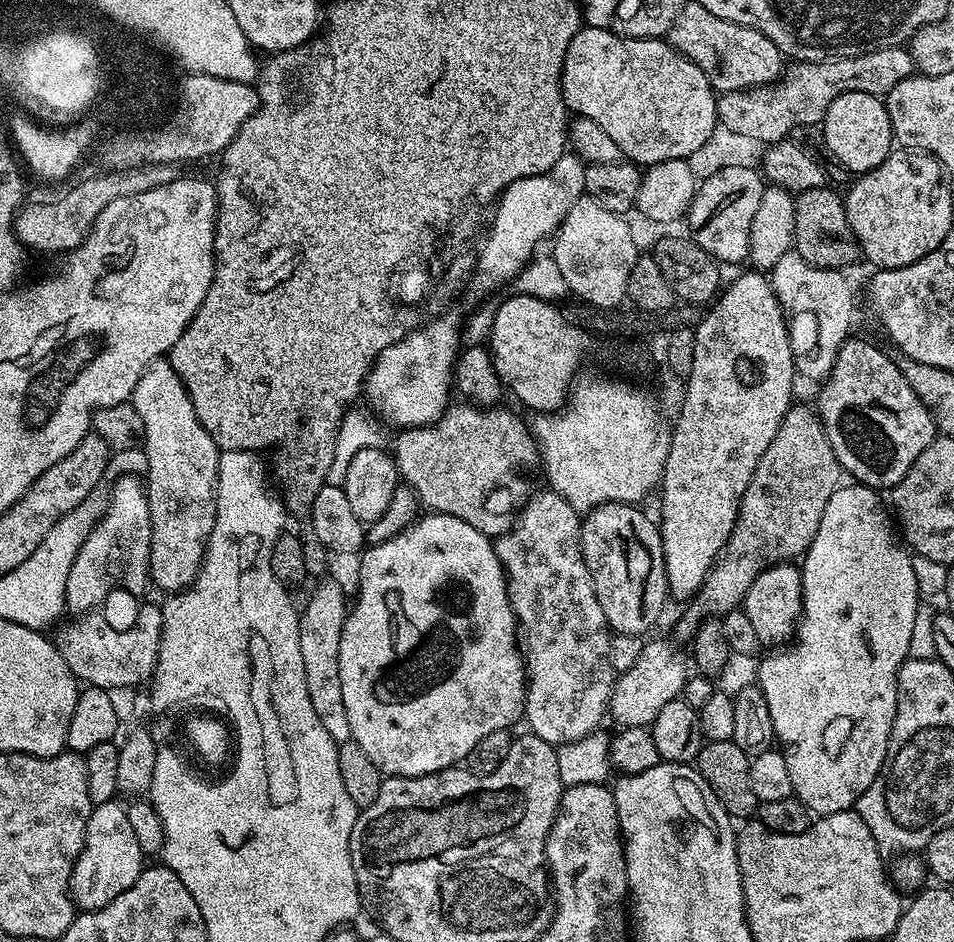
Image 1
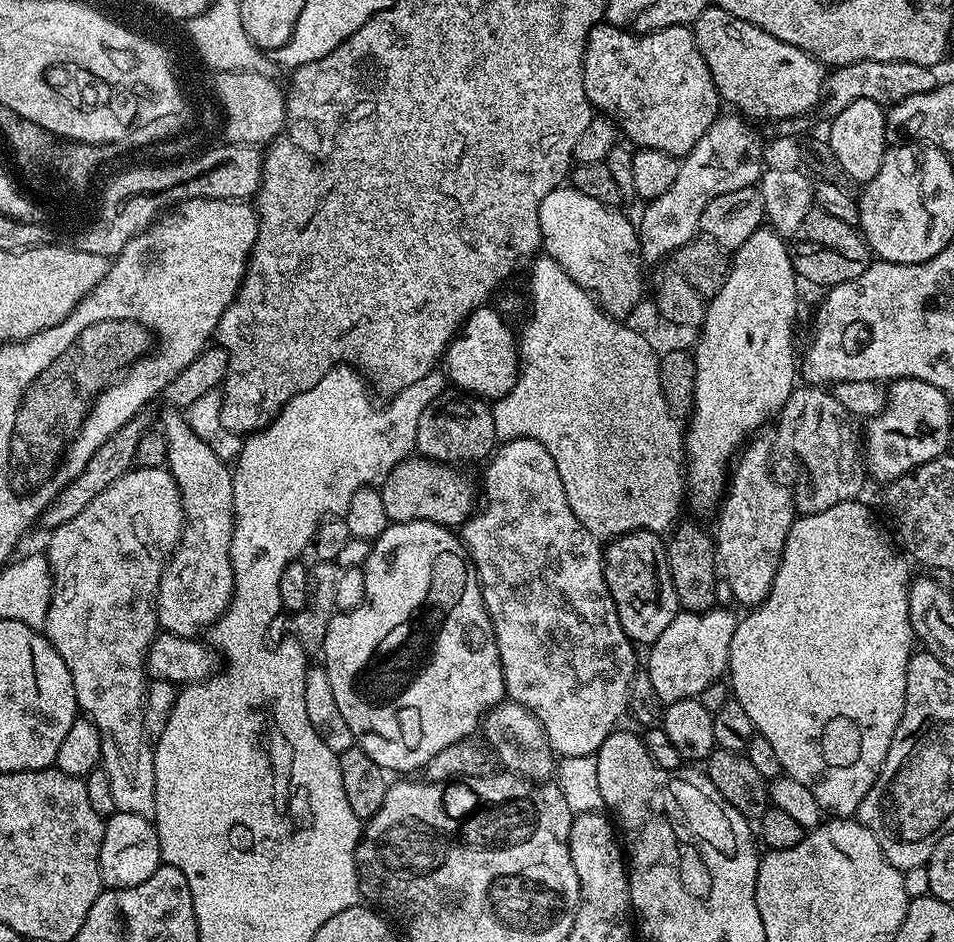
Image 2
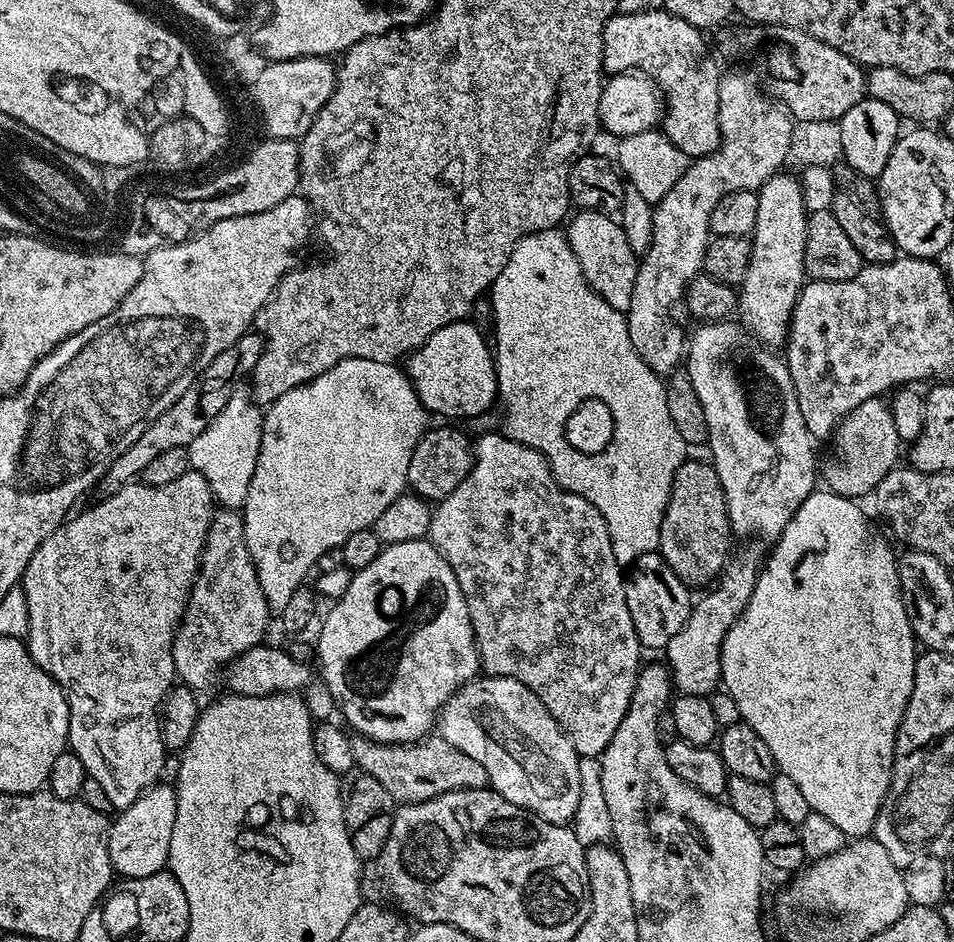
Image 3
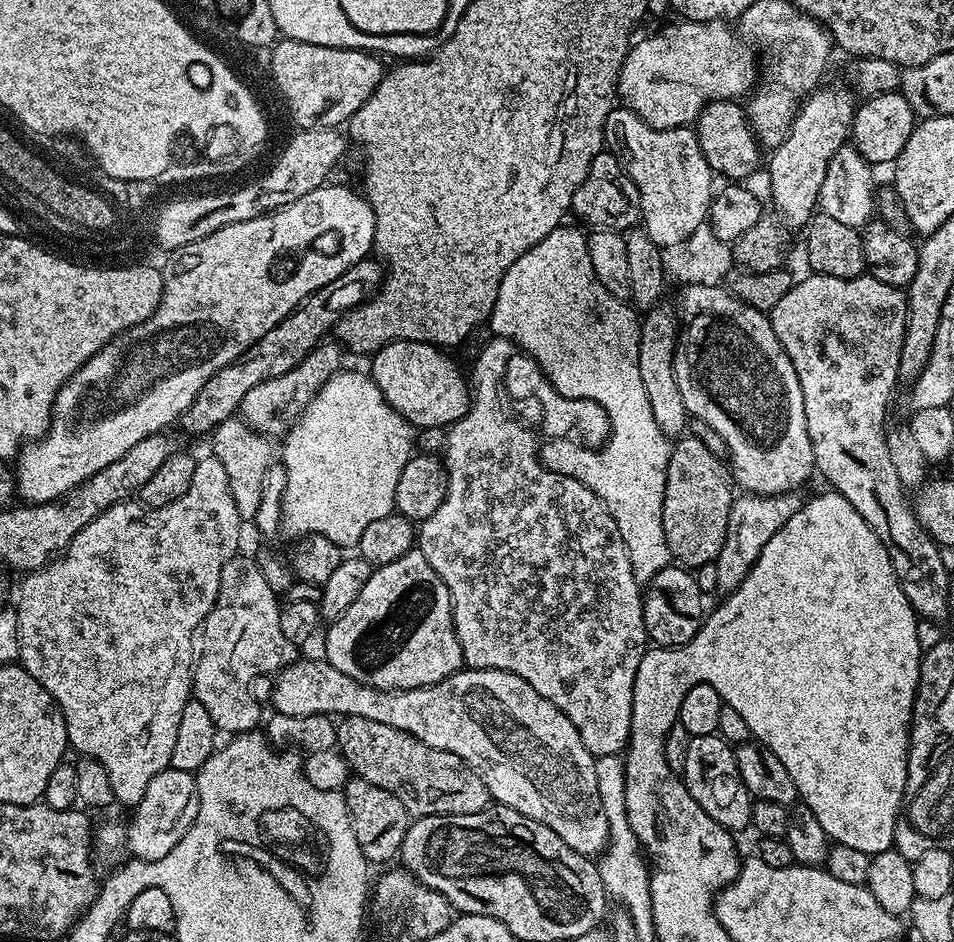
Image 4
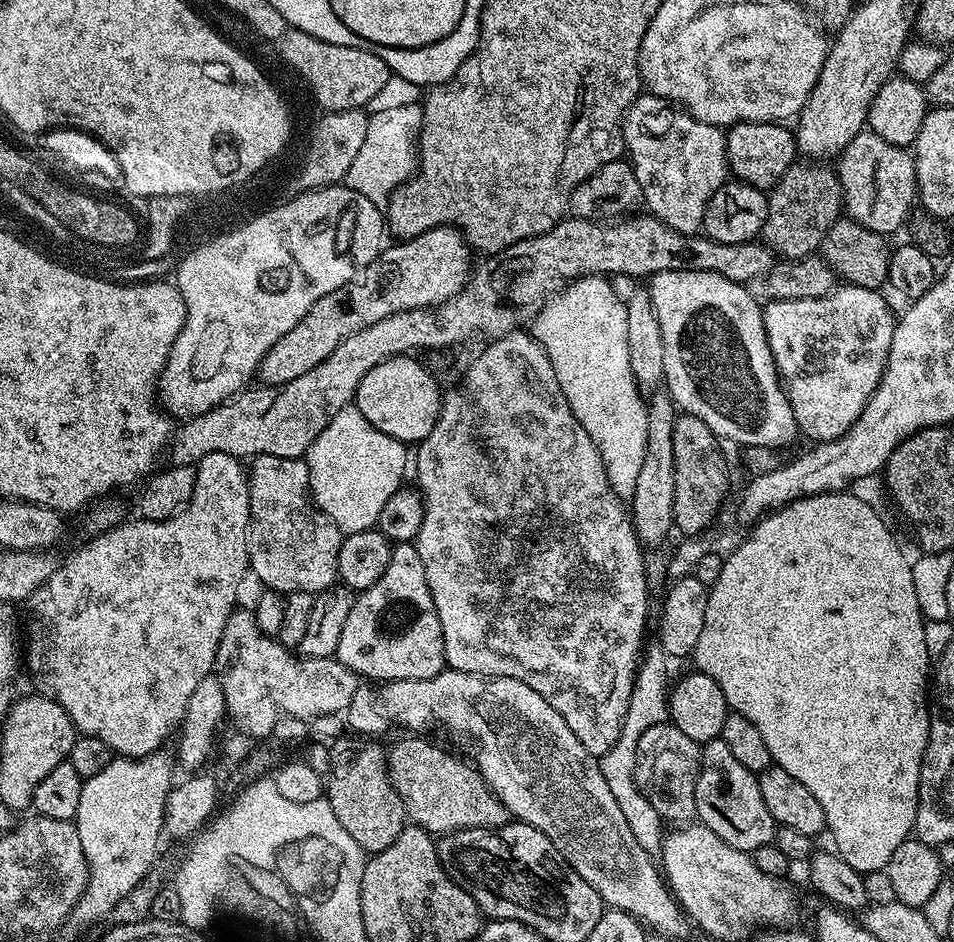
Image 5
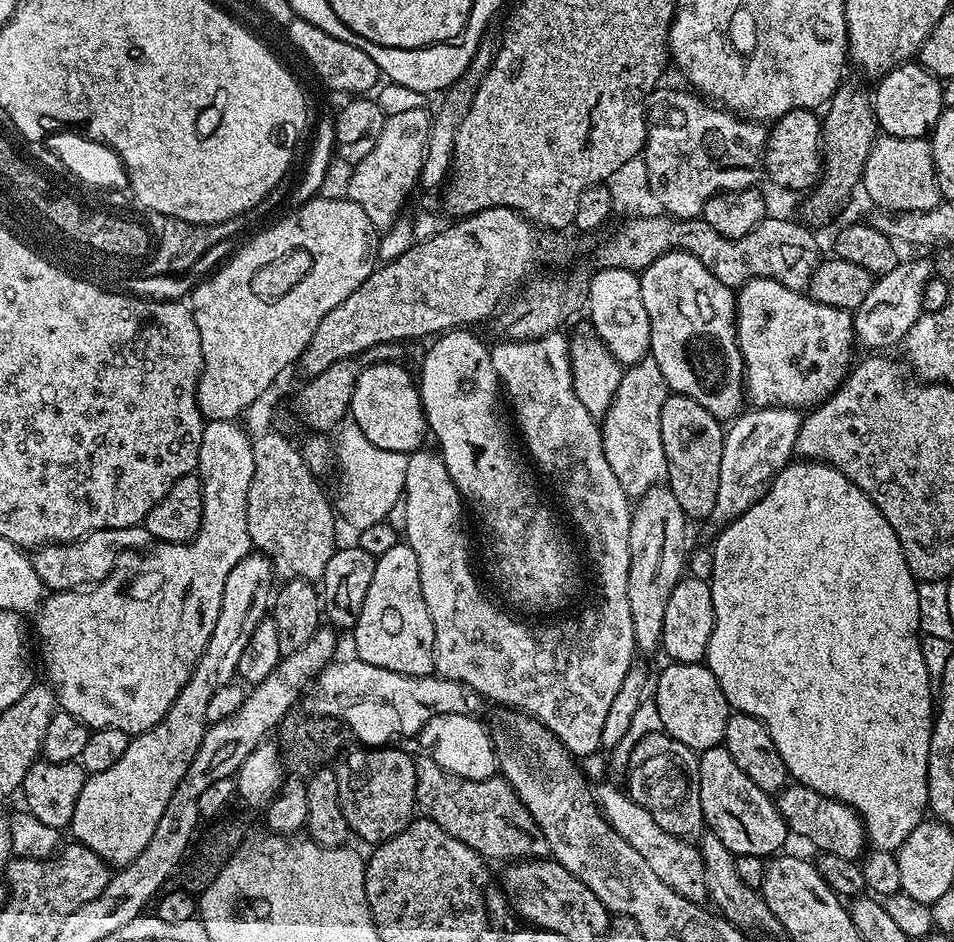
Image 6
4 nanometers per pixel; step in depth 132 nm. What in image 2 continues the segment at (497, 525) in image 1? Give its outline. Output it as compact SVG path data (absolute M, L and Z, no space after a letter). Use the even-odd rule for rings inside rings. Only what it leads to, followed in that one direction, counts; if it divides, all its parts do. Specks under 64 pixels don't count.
M409 458L394 466L378 488L389 521L401 524L421 520L441 524L443 528L459 529L472 516L478 504L478 492L472 489L471 478L463 476L459 470L451 463L425 458Z

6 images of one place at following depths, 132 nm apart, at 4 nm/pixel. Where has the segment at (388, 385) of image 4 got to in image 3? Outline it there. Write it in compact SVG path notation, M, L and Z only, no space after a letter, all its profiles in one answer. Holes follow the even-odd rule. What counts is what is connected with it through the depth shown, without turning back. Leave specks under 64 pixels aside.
M471 319L454 320L451 324L434 330L426 338L422 347L407 357L406 375L408 381L414 386L418 398L425 410L433 417L445 416L445 421L460 422L456 420L468 420L471 416L480 416L486 408L485 400L495 401L498 396L496 383L496 361L493 349L484 341L484 336L471 324Z

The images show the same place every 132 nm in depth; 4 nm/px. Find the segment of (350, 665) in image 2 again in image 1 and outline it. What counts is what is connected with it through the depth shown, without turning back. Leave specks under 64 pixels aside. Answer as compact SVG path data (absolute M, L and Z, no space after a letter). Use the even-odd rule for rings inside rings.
M439 514L424 515L428 516L422 517L417 524L409 523L402 532L397 536L391 537L388 541L371 545L361 555L361 580L358 593L354 598L356 599L356 605L354 603L351 605L348 618L344 621L342 642L338 650L338 674L342 678L342 702L346 702L346 718L350 718L352 739L356 741L358 746L362 746L362 750L366 750L366 754L370 754L370 758L374 758L374 762L379 766L381 773L388 776L429 776L431 772L440 772L443 768L451 768L459 765L461 762L467 761L470 750L474 750L474 746L478 746L478 742L482 742L482 738L503 733L505 730L508 730L511 724L516 724L519 720L521 723L524 716L524 699L528 696L526 660L522 655L521 641L518 639L518 621L512 609L510 598L508 597L508 578L504 575L504 568L500 564L500 559L496 557L493 541L481 534L478 530L474 530L474 526L470 526L470 522L462 522L462 518L441 516Z

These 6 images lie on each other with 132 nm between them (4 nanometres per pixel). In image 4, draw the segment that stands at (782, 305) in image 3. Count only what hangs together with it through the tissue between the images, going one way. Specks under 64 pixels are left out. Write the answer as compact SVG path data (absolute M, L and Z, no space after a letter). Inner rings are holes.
M817 87L816 91L801 103L800 110L796 113L792 123L792 128L788 131L788 136L777 148L771 149L769 156L772 157L769 160L767 157L766 160L766 168L768 164L768 184L772 187L772 200L776 203L777 208L775 211L778 213L779 219L792 230L795 230L795 228L803 229L817 211L820 191L822 190L822 178L826 178L826 166L830 162L830 158L834 158L837 150L844 144L849 143L852 118L856 115L858 107L857 97L851 87L824 87Z

